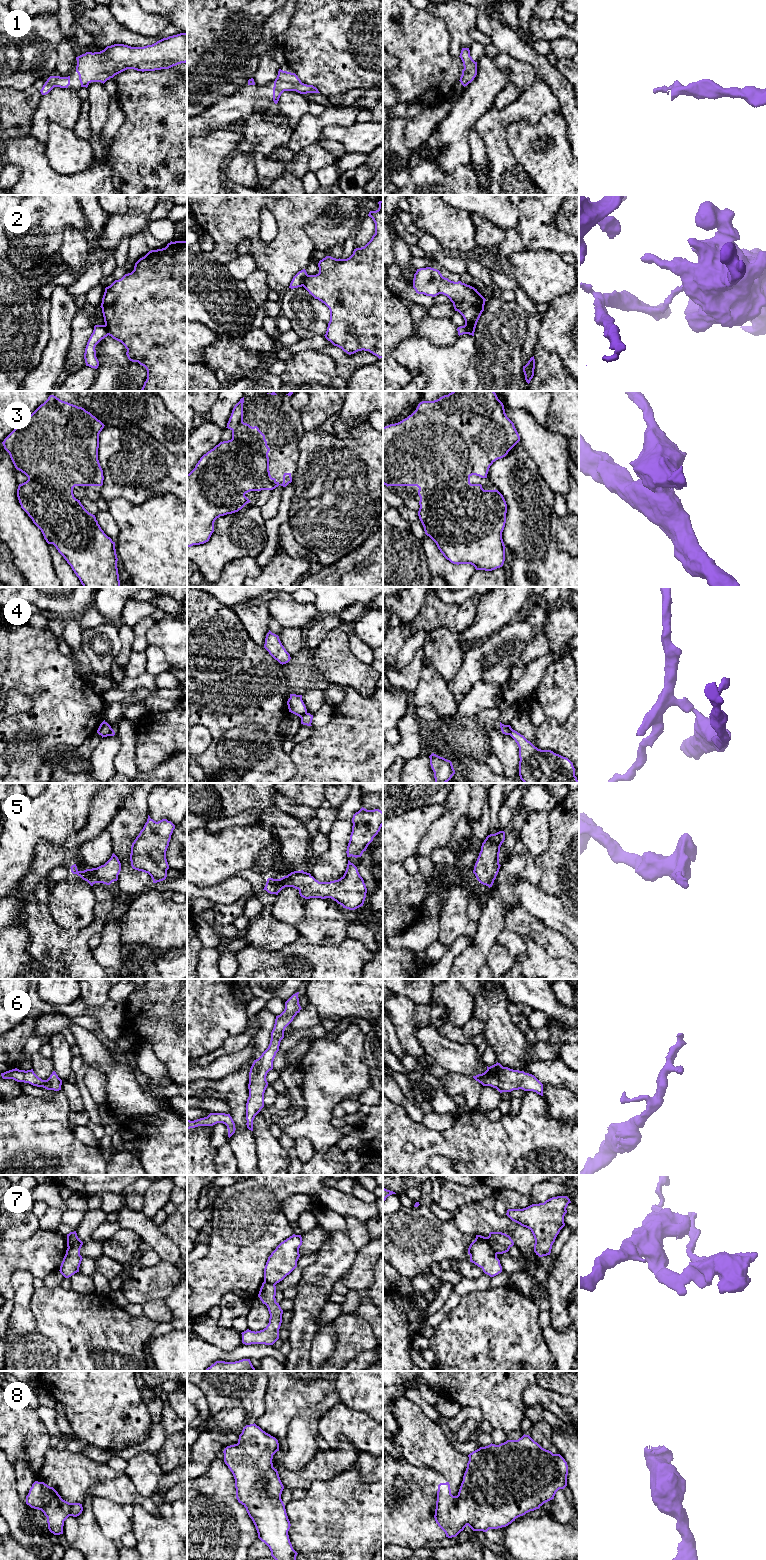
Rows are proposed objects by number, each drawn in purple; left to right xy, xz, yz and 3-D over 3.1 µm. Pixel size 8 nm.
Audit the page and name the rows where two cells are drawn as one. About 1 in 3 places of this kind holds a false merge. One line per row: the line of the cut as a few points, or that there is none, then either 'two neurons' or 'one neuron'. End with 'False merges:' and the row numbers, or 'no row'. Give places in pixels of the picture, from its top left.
1: no cut | one neuron
2: xz (308, 275), (302, 285) | two neurons
3: yz (469, 475), (439, 487), (431, 495), (425, 495), (420, 500) | two neurons
4: xz (306, 712), (300, 717) | two neurons
5: no cut | one neuron
6: no cut | one neuron
7: yz (486, 1237), (496, 1254) | two neurons
8: no cut | one neuron
False merges: 2, 3, 4, 7

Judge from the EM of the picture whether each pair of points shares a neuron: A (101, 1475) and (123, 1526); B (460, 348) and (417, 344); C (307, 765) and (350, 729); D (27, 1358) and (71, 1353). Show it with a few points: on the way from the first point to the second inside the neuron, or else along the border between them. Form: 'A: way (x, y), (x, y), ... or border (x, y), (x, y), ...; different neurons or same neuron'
A: border (93, 1496), (107, 1498), (121, 1506); different neurons
B: way (449, 353), (428, 353); same neuron
C: way (318, 761), (339, 740); same neuron
D: border (44, 1335), (55, 1344), (57, 1360); different neurons

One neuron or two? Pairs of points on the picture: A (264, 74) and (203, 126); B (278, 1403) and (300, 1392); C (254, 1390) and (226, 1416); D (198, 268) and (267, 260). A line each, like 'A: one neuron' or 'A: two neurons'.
A: two neurons
B: one neuron
C: two neurons
D: two neurons

